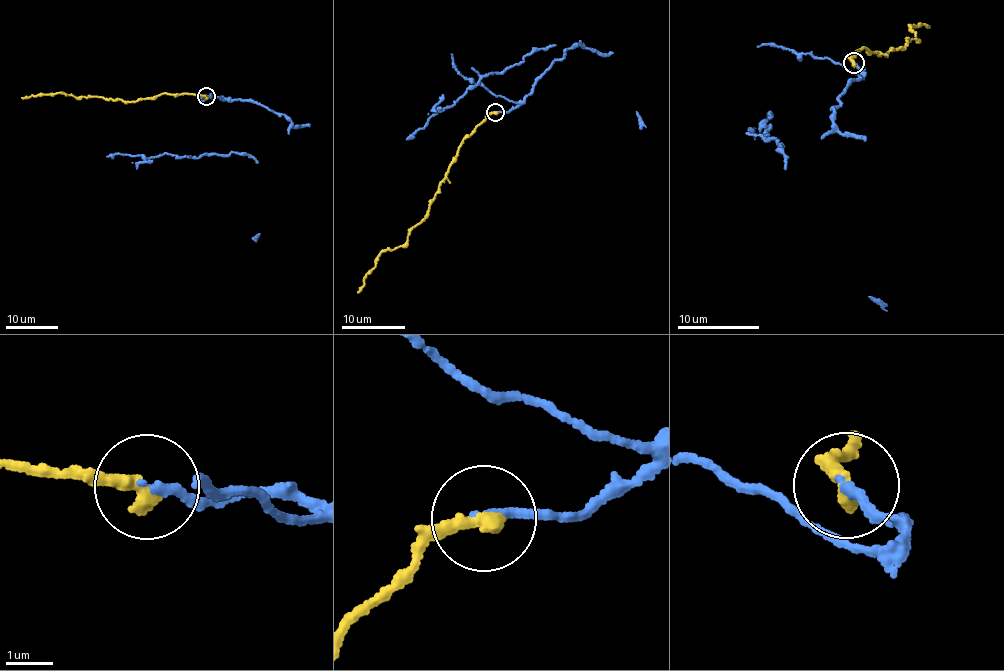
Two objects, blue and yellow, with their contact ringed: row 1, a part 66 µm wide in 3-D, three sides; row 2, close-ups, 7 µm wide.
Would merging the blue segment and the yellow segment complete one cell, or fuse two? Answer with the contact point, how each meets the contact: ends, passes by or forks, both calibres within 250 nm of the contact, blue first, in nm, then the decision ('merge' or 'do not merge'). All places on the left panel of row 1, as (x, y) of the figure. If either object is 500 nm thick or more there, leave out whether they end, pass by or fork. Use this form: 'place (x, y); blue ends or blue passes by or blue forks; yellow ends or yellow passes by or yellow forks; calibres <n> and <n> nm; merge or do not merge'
place (206, 96); blue ends; yellow ends; calibres 240 and 360 nm; do not merge

